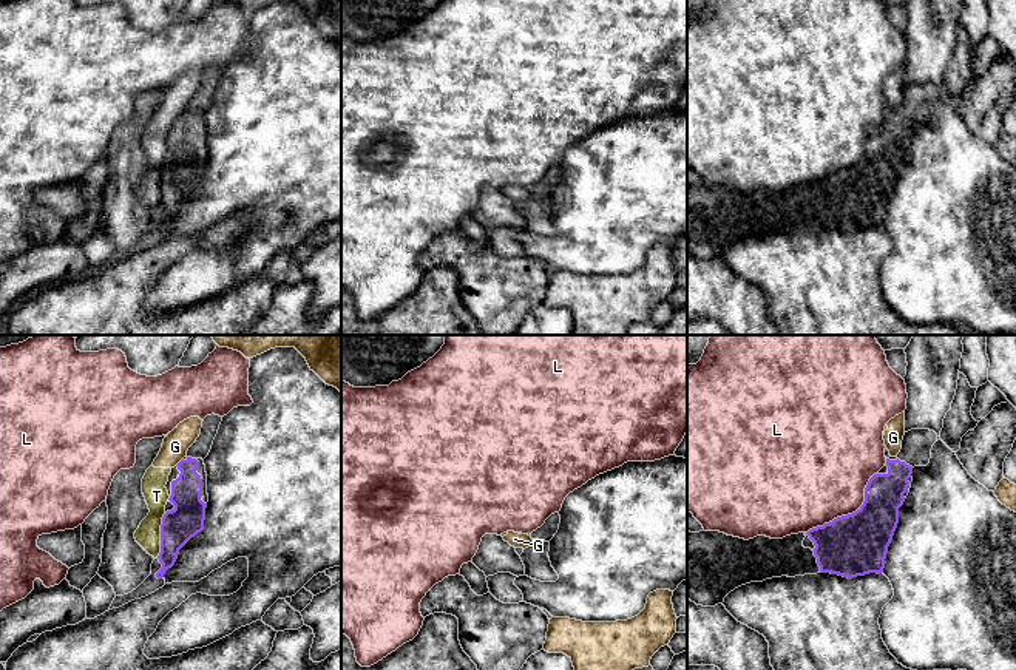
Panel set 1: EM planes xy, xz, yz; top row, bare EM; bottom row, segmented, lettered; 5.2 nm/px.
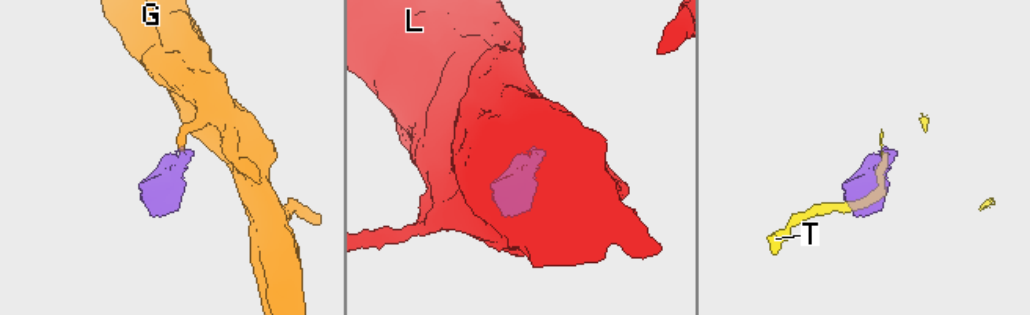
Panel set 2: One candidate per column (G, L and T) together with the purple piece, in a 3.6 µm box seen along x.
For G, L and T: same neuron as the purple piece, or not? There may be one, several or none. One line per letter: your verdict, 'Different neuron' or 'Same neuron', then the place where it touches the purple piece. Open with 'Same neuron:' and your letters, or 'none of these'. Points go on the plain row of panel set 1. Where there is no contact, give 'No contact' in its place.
Same neuron: none of these
G: Different neuron. Touches purple at xy (179, 116)
L: Different neuron. Touches purple at yz (850, 169)
T: Different neuron. Touches purple at xy (161, 189)

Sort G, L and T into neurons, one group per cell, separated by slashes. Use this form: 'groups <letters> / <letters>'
groups G T / L

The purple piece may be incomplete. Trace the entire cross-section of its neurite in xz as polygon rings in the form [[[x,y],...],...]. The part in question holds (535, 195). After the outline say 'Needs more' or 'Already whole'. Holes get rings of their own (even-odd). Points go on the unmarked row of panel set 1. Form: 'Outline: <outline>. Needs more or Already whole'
Outline: [[[533,193],[533,199],[525,202],[520,208],[525,219],[525,230],[540,236],[556,236],[559,233],[551,221],[548,205],[550,196]]]. Needs more

